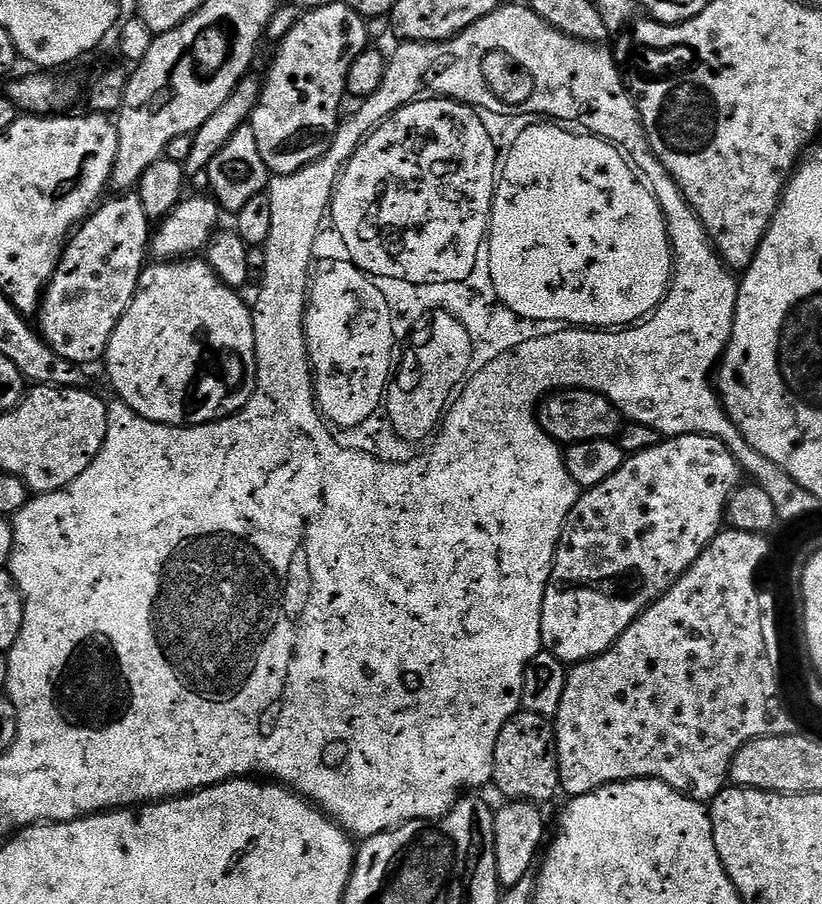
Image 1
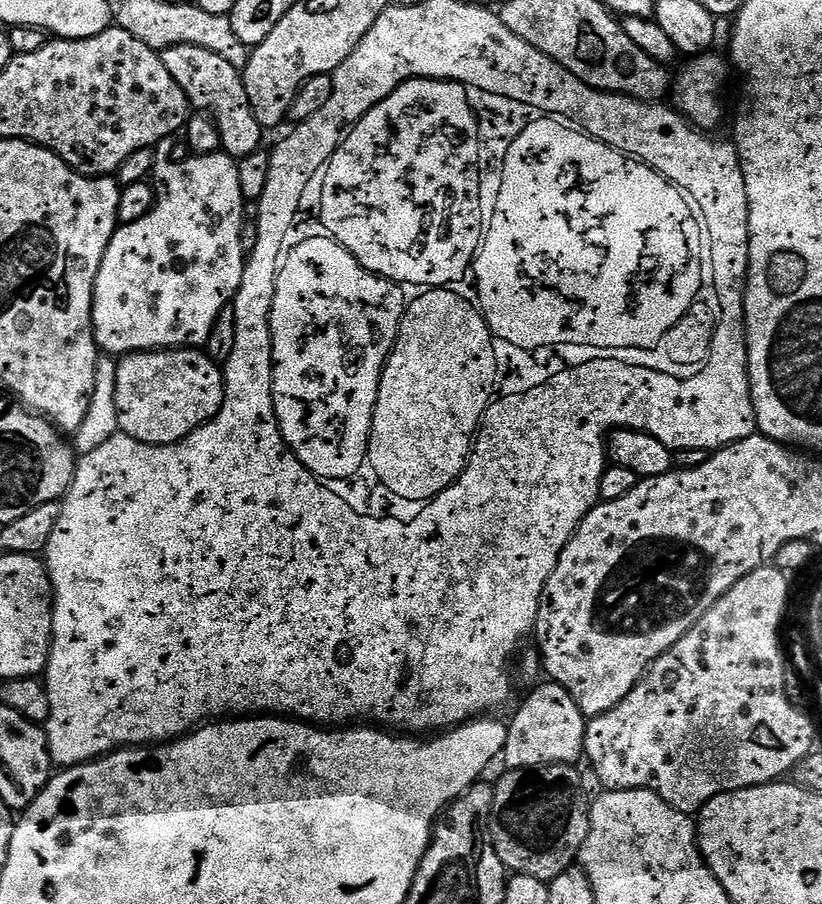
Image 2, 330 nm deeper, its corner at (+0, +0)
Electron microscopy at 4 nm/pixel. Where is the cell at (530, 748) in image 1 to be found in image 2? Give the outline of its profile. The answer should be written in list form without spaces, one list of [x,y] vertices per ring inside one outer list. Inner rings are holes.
[[[548,764],[544,768],[513,768],[503,774],[505,776],[494,784],[490,821],[494,850],[509,873],[550,882],[579,861],[584,843],[588,840],[592,814],[590,798],[582,790],[579,767]]]

